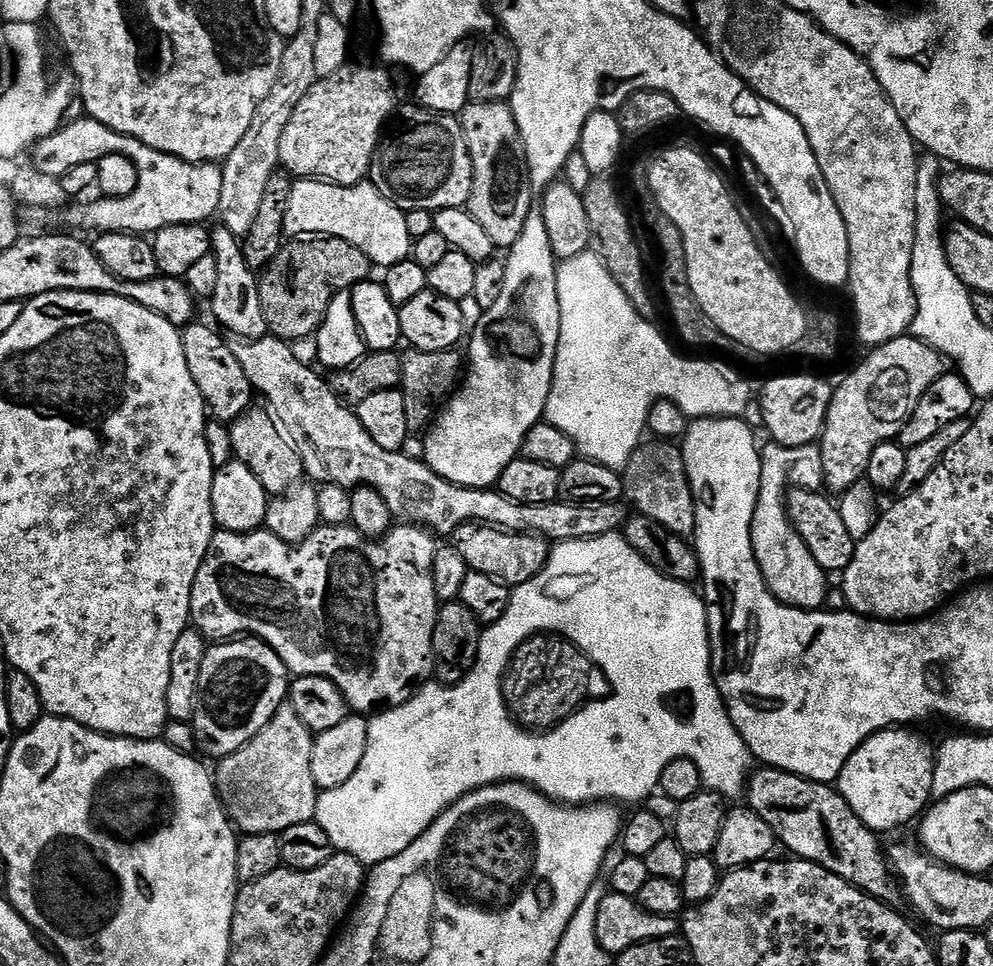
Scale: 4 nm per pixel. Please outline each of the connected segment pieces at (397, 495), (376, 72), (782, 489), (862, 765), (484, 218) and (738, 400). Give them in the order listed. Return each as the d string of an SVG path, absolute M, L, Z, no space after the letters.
M269 334L265 336L263 340L242 340L239 338L233 339L230 347L232 353L234 354L234 358L238 358L238 366L242 366L242 370L246 374L246 378L250 378L253 389L255 389L259 395L260 392L262 395L264 395L265 401L263 400L263 403L270 409L276 423L280 425L284 435L288 437L288 441L294 446L294 450L298 454L298 458L302 458L302 466L304 467L305 473L307 473L307 475L320 486L326 484L337 484L338 486L342 486L343 488L347 488L349 490L361 486L378 490L378 494L382 494L382 498L386 498L386 506L390 506L393 517L395 517L397 521L427 528L429 532L440 538L443 538L443 536L444 538L451 537L452 532L454 530L458 530L458 526L462 526L463 524L477 523L490 524L493 528L503 528L506 532L527 532L533 536L543 536L544 539L549 542L563 542L566 540L593 540L594 538L605 536L611 532L620 532L630 515L629 509L625 507L623 503L615 504L614 502L598 502L597 504L570 504L567 502L557 502L554 504L519 504L510 498L506 498L499 490L493 490L492 488L463 488L462 486L458 486L454 482L450 482L446 478L442 478L433 470L433 468L429 466L429 464L425 464L423 459L416 457L415 460L415 458L412 456L404 456L405 453L403 451L391 452L390 450L382 450L382 446L378 446L378 442L374 442L374 438L370 438L370 434L366 434L366 430L362 426L362 422L358 422L355 411L353 411L349 405L342 404L340 399L338 399L334 393L332 393L329 381L325 379L325 377L323 380L323 378L319 376L321 373L317 371L315 367L313 367L314 369L307 368L307 366L304 365L294 353L292 353L293 345L289 343L289 341L276 339L275 336Z
M354 64L339 68L327 78L317 79L308 89L308 95L302 98L302 102L298 102L290 122L286 122L286 130L282 130L282 146L278 146L278 154L280 168L289 177L326 180L347 188L365 183L369 179L376 148L385 135L386 125L397 111L396 84L392 81L391 74L387 72L389 71L387 67L371 68L368 64Z
M772 442L763 445L760 453L762 478L758 490L758 502L754 506L752 545L766 586L781 602L789 604L791 608L820 610L824 607L824 599L830 587L829 577L824 569L818 566L818 562L814 562L814 554L806 550L806 542L802 542L798 530L794 530L788 517L786 499L790 491L788 471L806 463L811 456L813 459L814 452L811 447L782 448Z
M906 728L884 729L872 735L850 756L836 784L840 795L846 798L862 822L866 822L872 831L884 834L884 831L898 828L912 819L915 821L927 809L933 797L935 764L935 749L924 737Z
M469 102L458 117L461 126L468 126L466 146L470 150L472 159L472 193L466 205L474 218L478 218L482 230L490 234L490 242L501 250L507 250L518 242L522 230L528 221L528 215L534 210L532 195L534 189L532 179L528 177L528 155L526 146L522 142L522 134L518 122L514 118L511 107L504 102Z
M591 251L582 253L578 258L570 258L563 261L556 269L556 285L558 286L558 306L560 307L560 341L558 342L558 350L556 351L556 365L554 366L554 374L552 375L552 389L550 390L550 398L544 407L544 414L547 423L552 424L558 430L562 430L562 434L576 443L577 453L585 460L593 460L602 466L610 466L611 468L622 470L630 462L630 458L636 453L636 449L640 447L646 436L648 426L648 415L650 410L659 402L659 400L669 400L679 406L689 418L699 418L709 420L710 418L726 418L727 416L735 416L737 418L745 415L744 411L748 408L748 403L753 403L754 388L747 384L734 369L728 364L719 364L716 360L687 360L684 356L679 356L670 345L664 341L664 336L655 327L653 321L643 320L638 314L638 310L634 310L634 306L630 302L630 298L626 298L626 294L622 294L622 286L618 286L618 282L614 282L614 278L610 274L610 270L606 270L606 266L600 260L599 256Z

